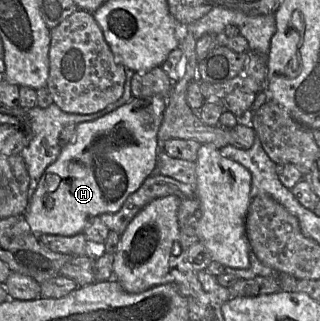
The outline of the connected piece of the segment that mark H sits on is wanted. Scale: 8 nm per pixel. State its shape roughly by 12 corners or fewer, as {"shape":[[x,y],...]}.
{"shape":[[167,97],[77,124],[25,213],[73,236],[158,174]]}

